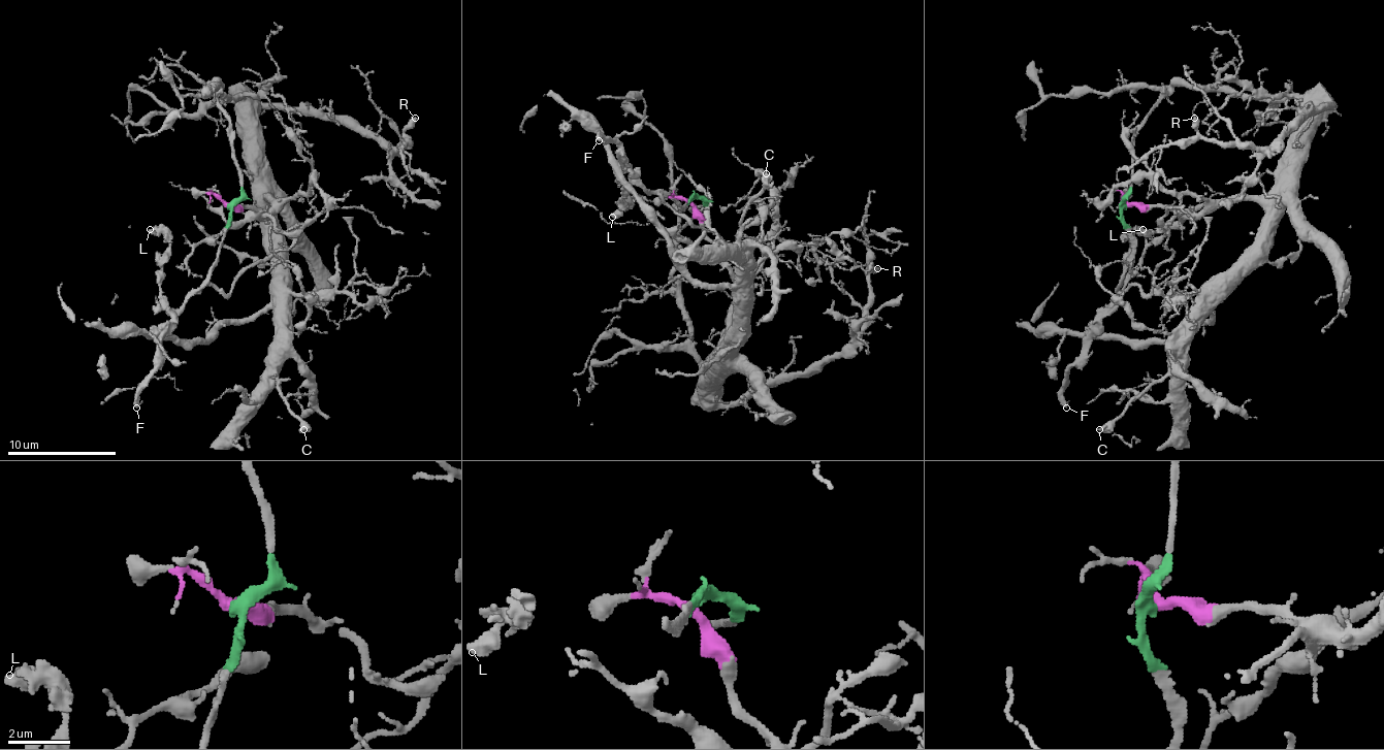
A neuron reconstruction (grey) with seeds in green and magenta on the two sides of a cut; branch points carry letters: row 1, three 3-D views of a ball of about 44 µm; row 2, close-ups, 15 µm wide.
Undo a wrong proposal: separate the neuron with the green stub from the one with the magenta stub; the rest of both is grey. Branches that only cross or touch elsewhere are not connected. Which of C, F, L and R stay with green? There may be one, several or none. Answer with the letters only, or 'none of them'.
F, L

